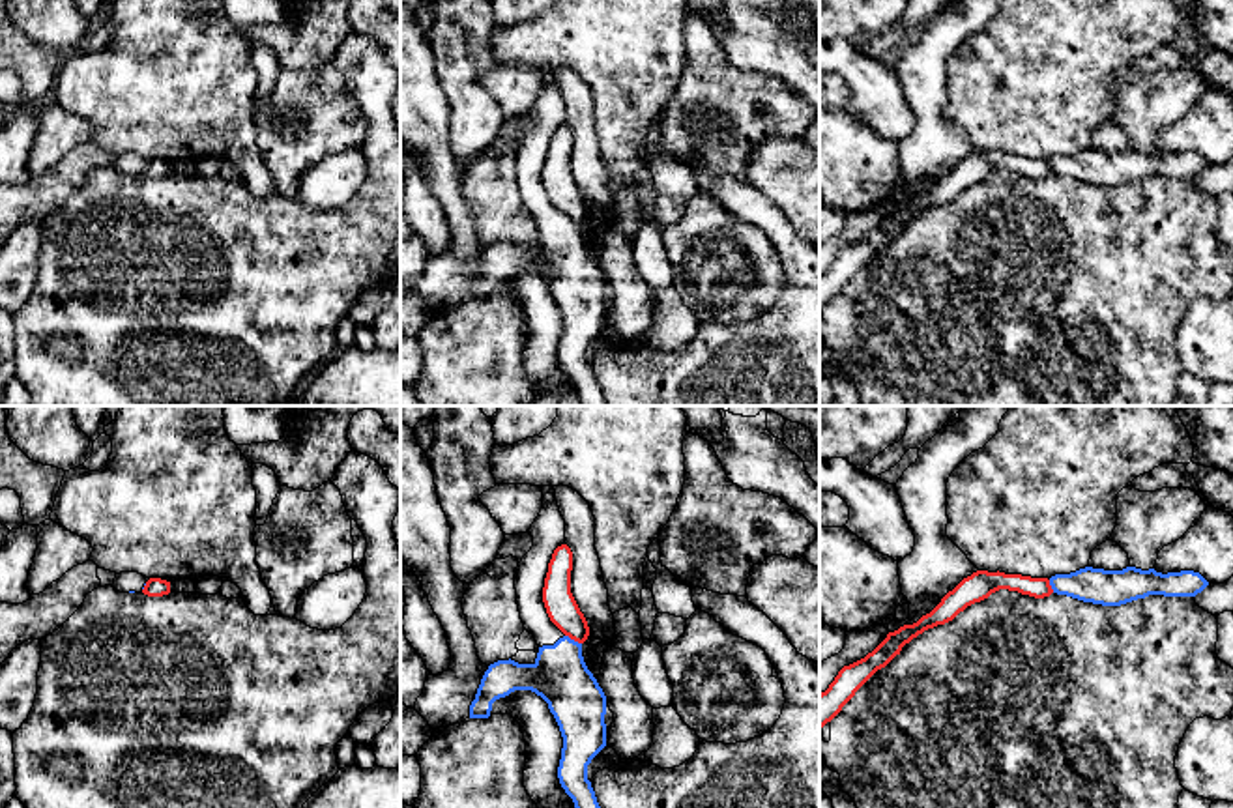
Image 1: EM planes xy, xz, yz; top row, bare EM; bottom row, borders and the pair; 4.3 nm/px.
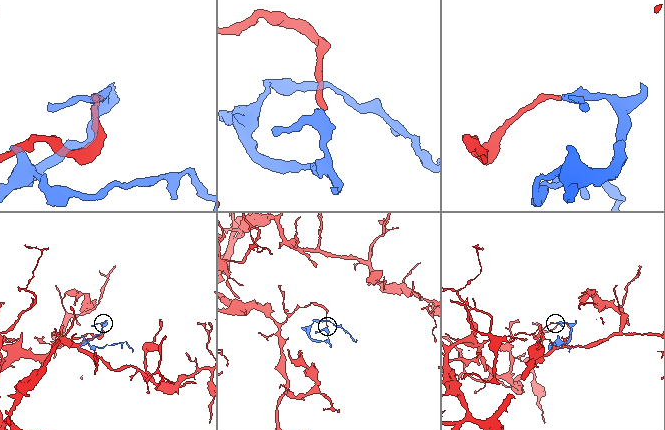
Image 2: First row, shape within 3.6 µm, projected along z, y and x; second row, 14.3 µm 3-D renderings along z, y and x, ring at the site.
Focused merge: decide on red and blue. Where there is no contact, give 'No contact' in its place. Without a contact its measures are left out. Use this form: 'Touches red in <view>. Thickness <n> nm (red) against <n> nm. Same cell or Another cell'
Touches red in xz. Thickness 140 nm (red) against 240 nm. Another cell

